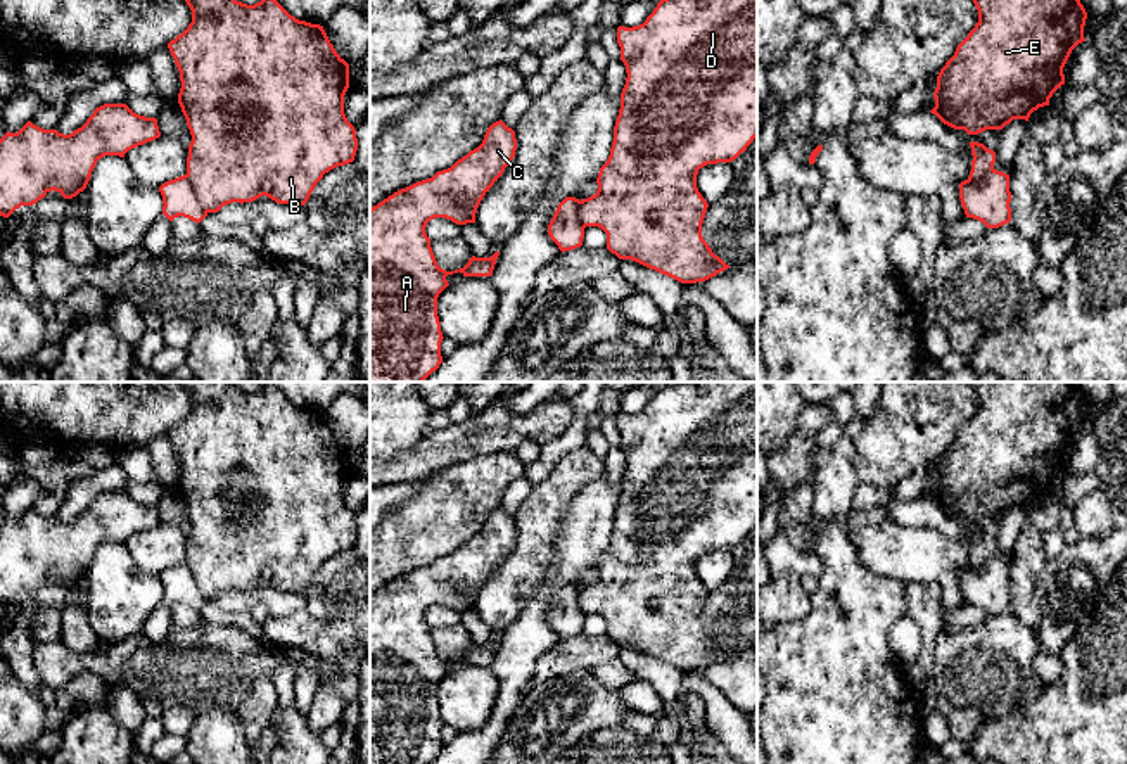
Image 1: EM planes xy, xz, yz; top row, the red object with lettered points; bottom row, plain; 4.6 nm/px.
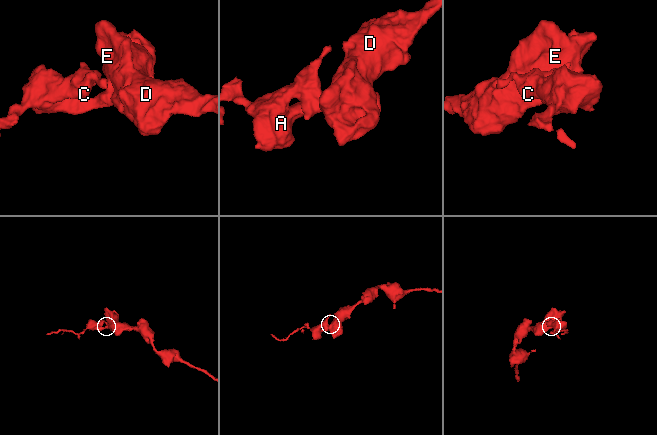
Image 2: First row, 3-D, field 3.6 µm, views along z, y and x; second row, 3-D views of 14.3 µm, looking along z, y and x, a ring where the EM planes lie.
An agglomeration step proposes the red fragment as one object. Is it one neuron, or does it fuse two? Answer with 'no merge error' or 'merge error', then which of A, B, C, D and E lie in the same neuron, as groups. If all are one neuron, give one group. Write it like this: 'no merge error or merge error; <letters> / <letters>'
merge error; A C / B D E

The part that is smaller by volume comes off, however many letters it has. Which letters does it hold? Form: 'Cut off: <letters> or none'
Cut off: A, C

